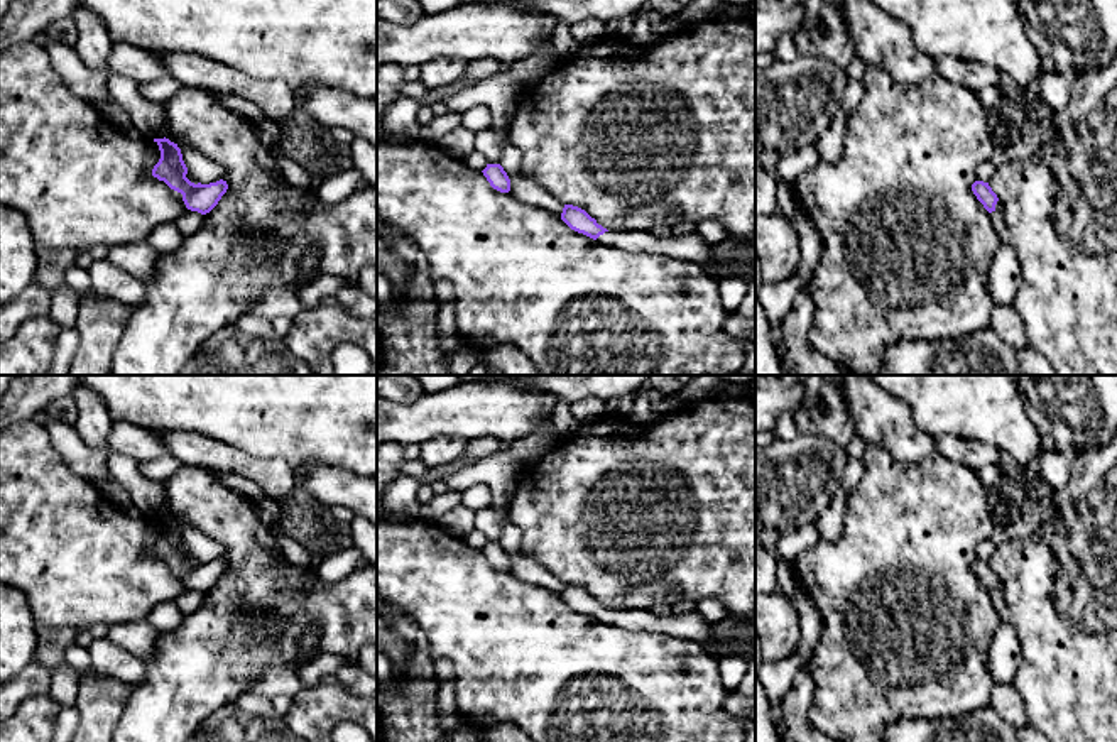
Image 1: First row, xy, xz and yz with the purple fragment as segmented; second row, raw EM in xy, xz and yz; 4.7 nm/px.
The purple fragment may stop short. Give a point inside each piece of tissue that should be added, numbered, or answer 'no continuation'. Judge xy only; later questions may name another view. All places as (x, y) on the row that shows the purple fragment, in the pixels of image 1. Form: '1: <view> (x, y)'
1: xy (190, 222)

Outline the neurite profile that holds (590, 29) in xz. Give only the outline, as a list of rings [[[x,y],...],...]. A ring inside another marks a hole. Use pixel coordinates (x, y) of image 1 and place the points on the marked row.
[[[588,17],[571,24],[571,34],[580,44],[597,42],[607,37],[607,24],[600,19]]]

